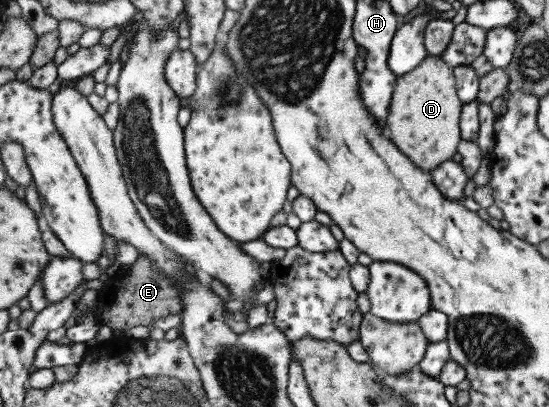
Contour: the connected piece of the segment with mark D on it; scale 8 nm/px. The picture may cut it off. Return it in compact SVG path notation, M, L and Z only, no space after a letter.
M430 55L415 70L398 77L387 126L393 140L401 144L401 150L413 163L433 172L457 154L463 141L460 127L463 112L464 102L458 95L454 69L442 57Z

